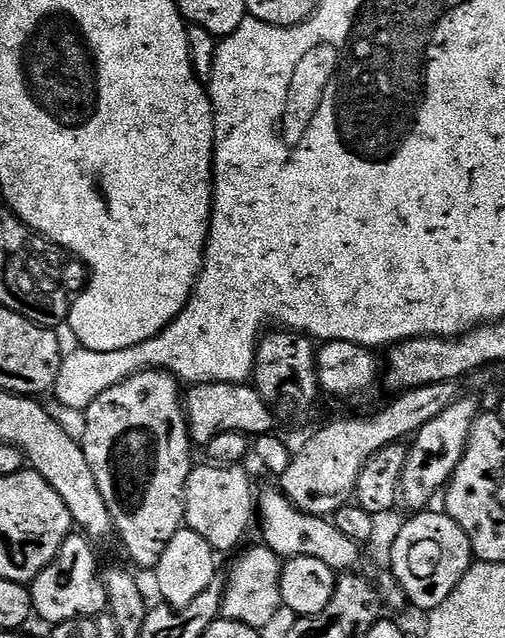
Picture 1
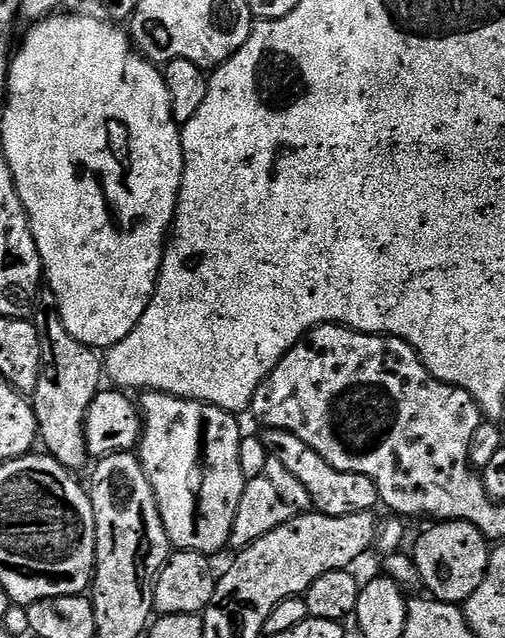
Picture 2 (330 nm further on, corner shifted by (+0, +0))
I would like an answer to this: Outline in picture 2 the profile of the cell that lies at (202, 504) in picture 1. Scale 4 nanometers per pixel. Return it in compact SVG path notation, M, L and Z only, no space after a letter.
M165 392L143 393L138 403L144 417L144 436L138 445L138 455L150 478L156 495L156 505L169 541L185 552L213 554L229 547L238 502L242 502L245 478L238 462L238 446L242 439L240 424L231 412L223 412L203 400L184 400Z

